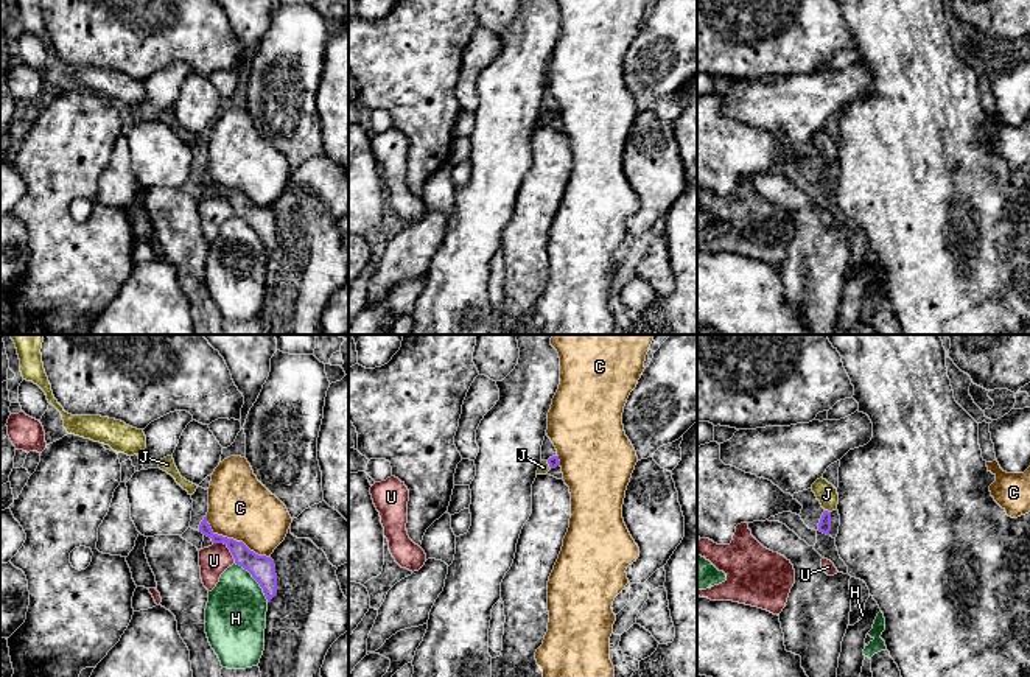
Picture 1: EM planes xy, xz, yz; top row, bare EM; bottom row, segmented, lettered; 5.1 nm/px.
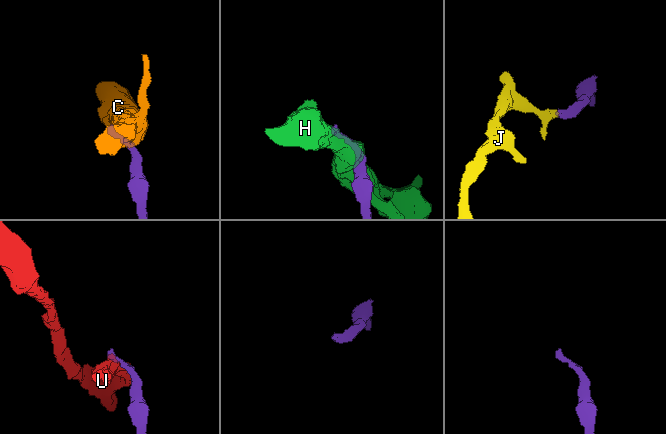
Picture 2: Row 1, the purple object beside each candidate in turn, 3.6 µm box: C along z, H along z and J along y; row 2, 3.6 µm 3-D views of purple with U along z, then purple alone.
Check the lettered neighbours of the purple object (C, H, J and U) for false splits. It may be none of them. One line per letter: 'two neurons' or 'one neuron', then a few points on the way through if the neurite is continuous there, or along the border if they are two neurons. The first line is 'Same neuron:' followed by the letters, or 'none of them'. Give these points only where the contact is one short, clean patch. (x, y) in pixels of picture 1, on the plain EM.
Same neuron: J
C: two neurons
H: two neurons
J: one neuron; way yz (825, 173), (826, 162), (826, 145)
U: two neurons; border xy (213, 193), (221, 193), (235, 213)

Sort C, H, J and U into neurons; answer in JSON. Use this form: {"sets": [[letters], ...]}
{"sets": [["C"], ["H"], ["J"], ["U"]]}

